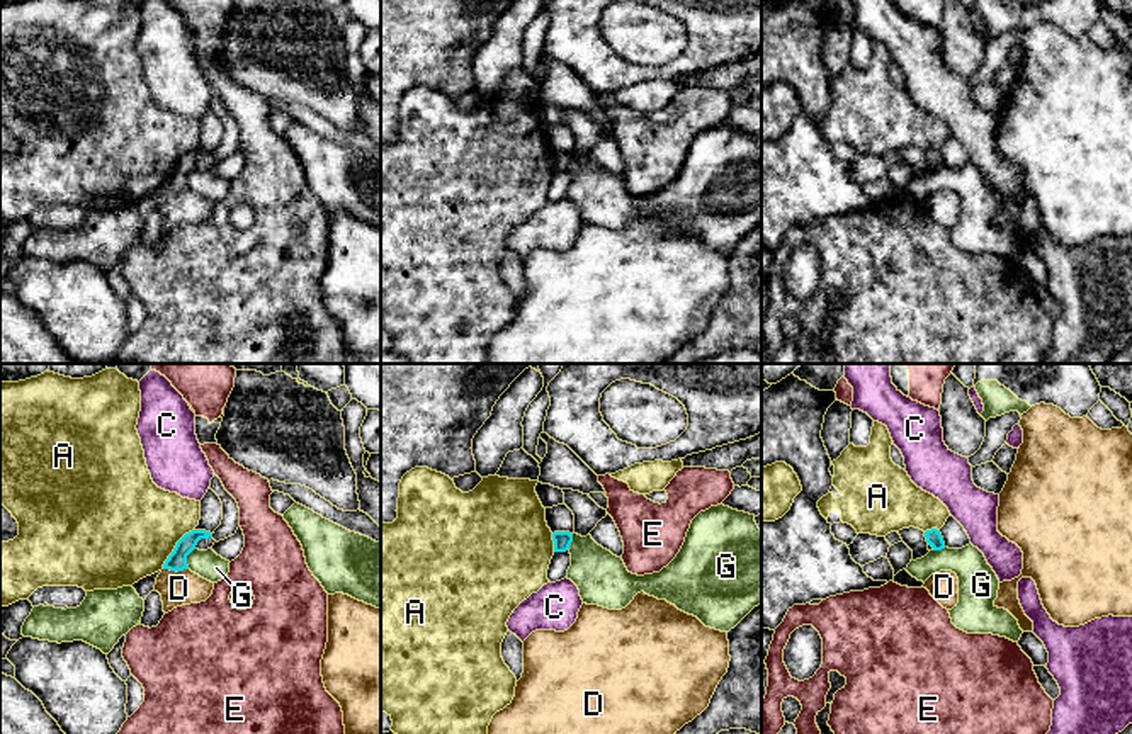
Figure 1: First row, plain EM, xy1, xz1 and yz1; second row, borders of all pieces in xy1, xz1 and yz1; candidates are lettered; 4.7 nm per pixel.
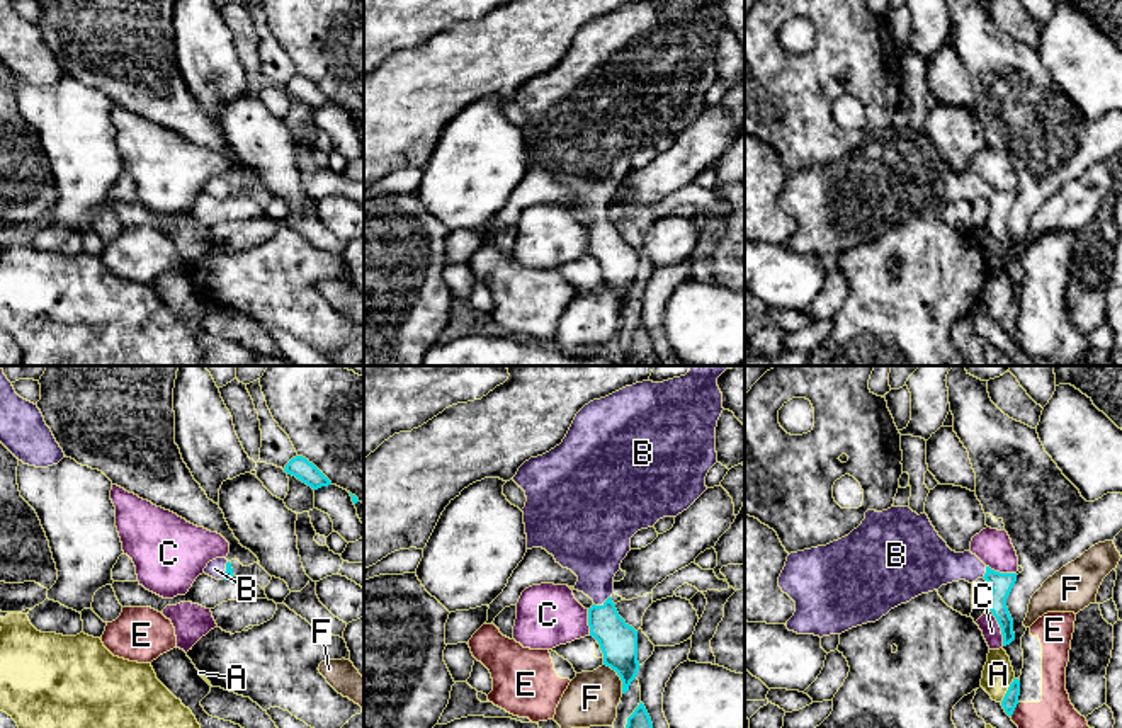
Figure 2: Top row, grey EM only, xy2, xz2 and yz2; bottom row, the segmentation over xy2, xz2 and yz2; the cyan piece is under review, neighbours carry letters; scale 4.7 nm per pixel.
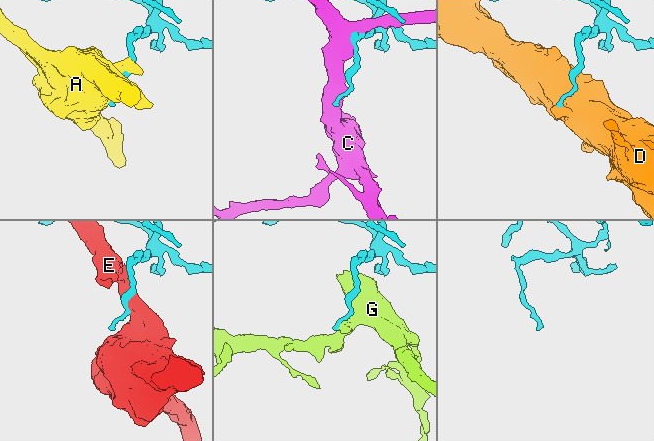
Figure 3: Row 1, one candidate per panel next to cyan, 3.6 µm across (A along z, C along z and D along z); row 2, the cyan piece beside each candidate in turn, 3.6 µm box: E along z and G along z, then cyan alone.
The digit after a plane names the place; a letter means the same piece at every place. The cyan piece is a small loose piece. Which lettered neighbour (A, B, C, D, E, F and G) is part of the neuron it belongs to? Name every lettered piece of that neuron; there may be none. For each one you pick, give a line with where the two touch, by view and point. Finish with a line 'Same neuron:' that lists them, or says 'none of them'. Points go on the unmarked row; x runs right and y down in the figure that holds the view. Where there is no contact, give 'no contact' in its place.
B: xz2 (604, 221)
Same neuron: B

